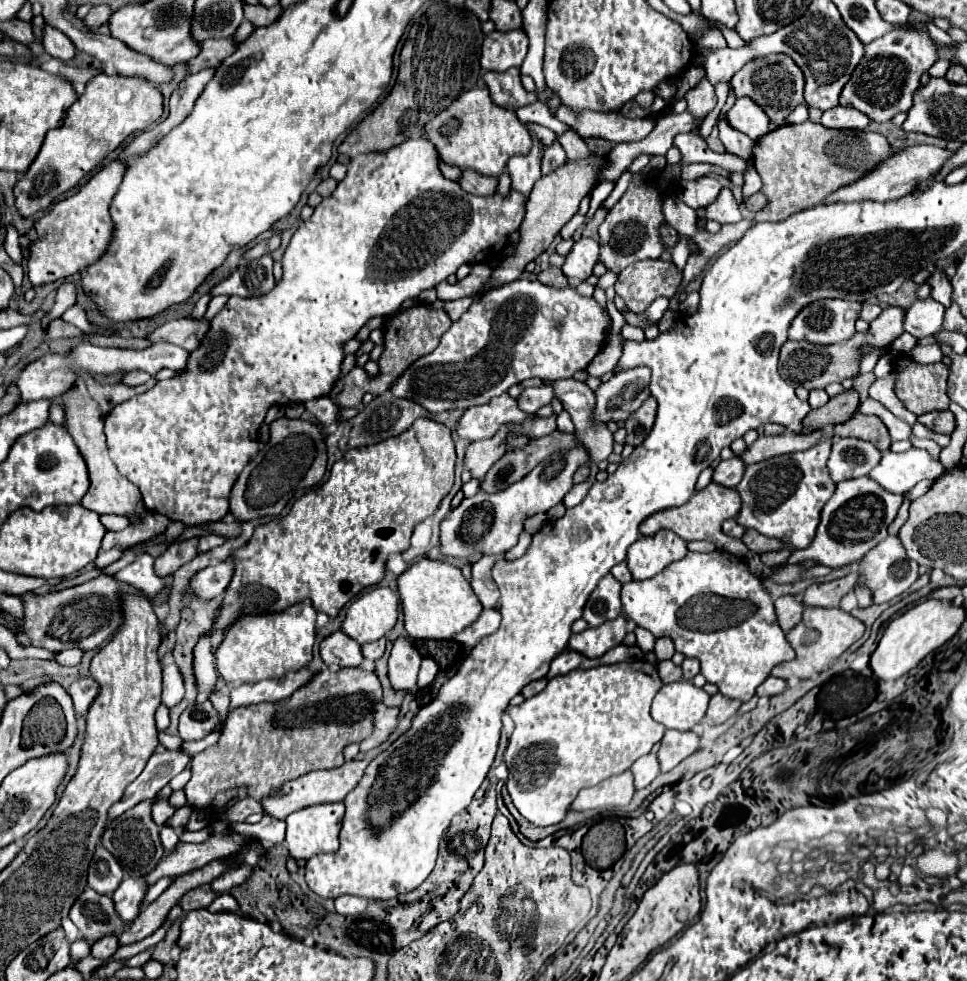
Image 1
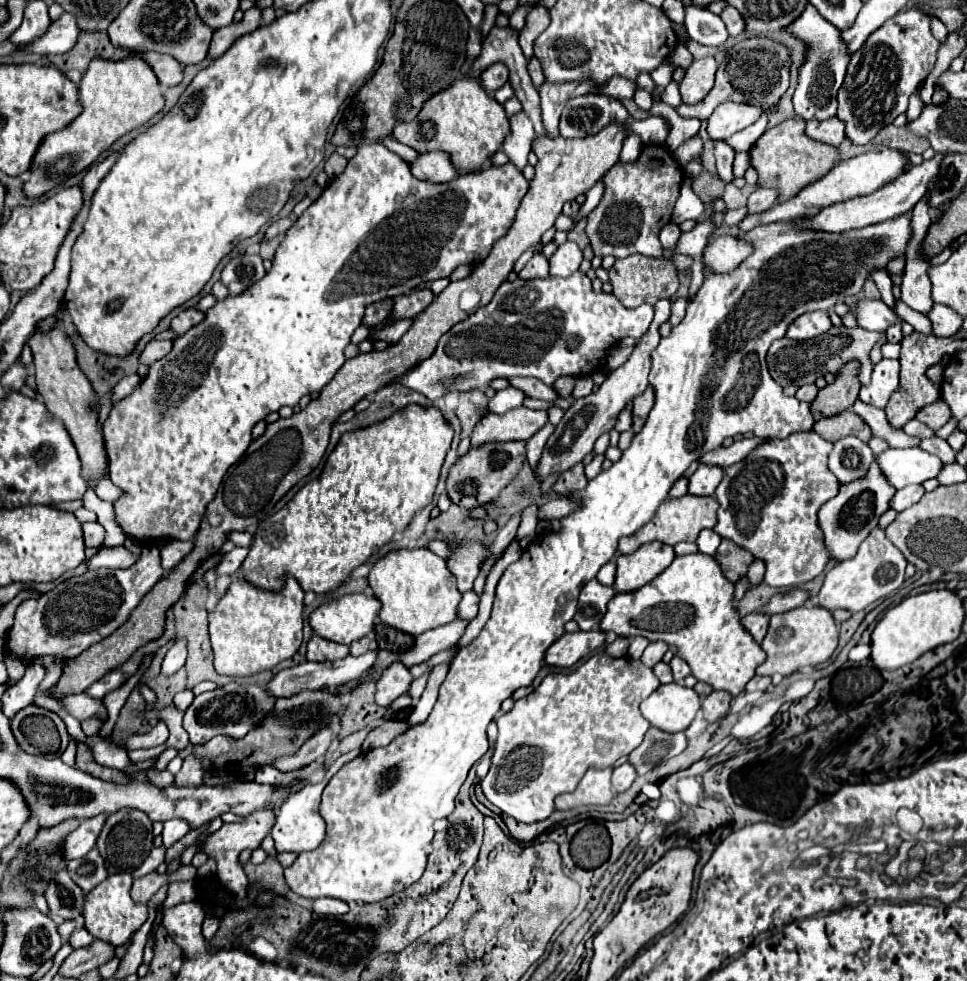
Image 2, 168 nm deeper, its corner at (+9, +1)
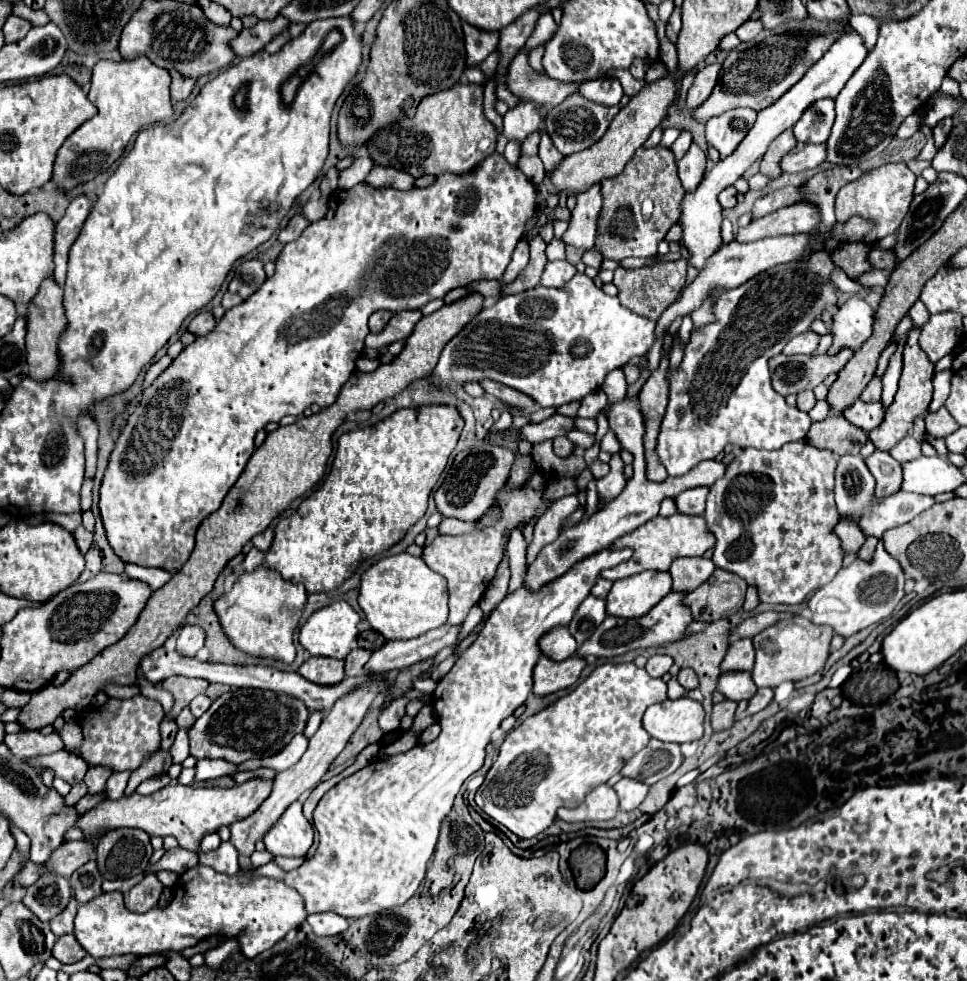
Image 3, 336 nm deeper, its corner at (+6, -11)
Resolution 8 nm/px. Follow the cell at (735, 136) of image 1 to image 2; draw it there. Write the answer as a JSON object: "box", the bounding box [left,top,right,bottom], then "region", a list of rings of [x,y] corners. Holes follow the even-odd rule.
{"box":[715,141,735,183],"region":[[[715,141],[715,157],[717,157],[717,173],[721,177],[721,181],[725,183],[731,183],[735,177],[733,177],[733,157],[735,157],[735,151],[723,143],[723,141]]]}

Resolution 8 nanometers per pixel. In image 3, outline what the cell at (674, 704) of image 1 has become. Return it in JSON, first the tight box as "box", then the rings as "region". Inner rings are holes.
{"box":[644,697,704,743],"region":[[[690,697],[666,699],[660,705],[650,705],[644,713],[644,729],[652,737],[670,743],[690,743],[700,739],[704,733],[702,723],[702,703]]]}

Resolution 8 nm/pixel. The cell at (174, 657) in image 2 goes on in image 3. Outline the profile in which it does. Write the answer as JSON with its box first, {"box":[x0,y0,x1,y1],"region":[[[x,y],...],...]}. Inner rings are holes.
{"box":[176,625,204,657],"region":[[[184,625],[178,635],[176,651],[184,657],[196,657],[196,653],[202,649],[202,645],[204,645],[204,631],[200,631],[200,627]]]}

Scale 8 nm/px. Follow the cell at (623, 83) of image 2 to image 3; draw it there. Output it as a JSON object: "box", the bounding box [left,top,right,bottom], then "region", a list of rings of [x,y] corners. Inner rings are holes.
{"box":[578,79,624,105],"region":[[[596,79],[582,83],[578,87],[578,93],[600,105],[618,105],[624,95],[624,89],[616,79]]]}

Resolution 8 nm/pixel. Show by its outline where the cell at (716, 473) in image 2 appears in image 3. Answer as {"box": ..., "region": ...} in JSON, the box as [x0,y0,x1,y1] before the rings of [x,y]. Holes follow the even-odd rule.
{"box":[676,487,708,515],"region":[[[694,487],[694,489],[686,489],[684,493],[680,493],[676,497],[676,505],[680,513],[702,515],[706,507],[706,499],[708,499],[708,487]]]}

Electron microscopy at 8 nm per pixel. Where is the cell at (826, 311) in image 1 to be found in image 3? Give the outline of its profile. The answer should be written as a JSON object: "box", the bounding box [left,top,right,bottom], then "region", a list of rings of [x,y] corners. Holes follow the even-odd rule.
{"box":[784,331,820,355],"region":[[[806,331],[798,337],[794,337],[786,347],[784,347],[784,355],[798,355],[798,353],[814,353],[816,347],[820,343],[820,335],[814,333],[814,331]]]}

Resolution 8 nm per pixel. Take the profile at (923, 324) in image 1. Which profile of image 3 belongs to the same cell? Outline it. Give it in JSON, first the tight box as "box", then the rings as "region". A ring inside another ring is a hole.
{"box":[828,297,874,351],"region":[[[850,297],[834,313],[832,321],[834,343],[828,351],[838,351],[842,345],[854,349],[862,347],[866,339],[872,335],[872,327],[874,327],[872,307],[860,297]]]}

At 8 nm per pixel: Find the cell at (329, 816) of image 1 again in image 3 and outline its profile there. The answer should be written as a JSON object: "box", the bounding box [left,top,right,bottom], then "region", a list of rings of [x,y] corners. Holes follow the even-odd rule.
{"box":[262,801,314,857],"region":[[[296,801],[284,811],[280,821],[262,839],[272,855],[304,857],[314,843],[314,827],[302,813],[302,803]]]}

